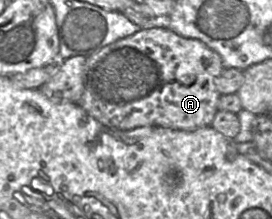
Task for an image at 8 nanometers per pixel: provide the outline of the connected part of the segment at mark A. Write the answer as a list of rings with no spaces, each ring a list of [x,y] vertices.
[[[153,27],[119,39],[86,58],[84,91],[78,105],[101,124],[118,130],[162,127],[195,130],[210,126],[221,95],[216,79],[224,69],[221,57],[197,39],[178,35],[169,28]]]

